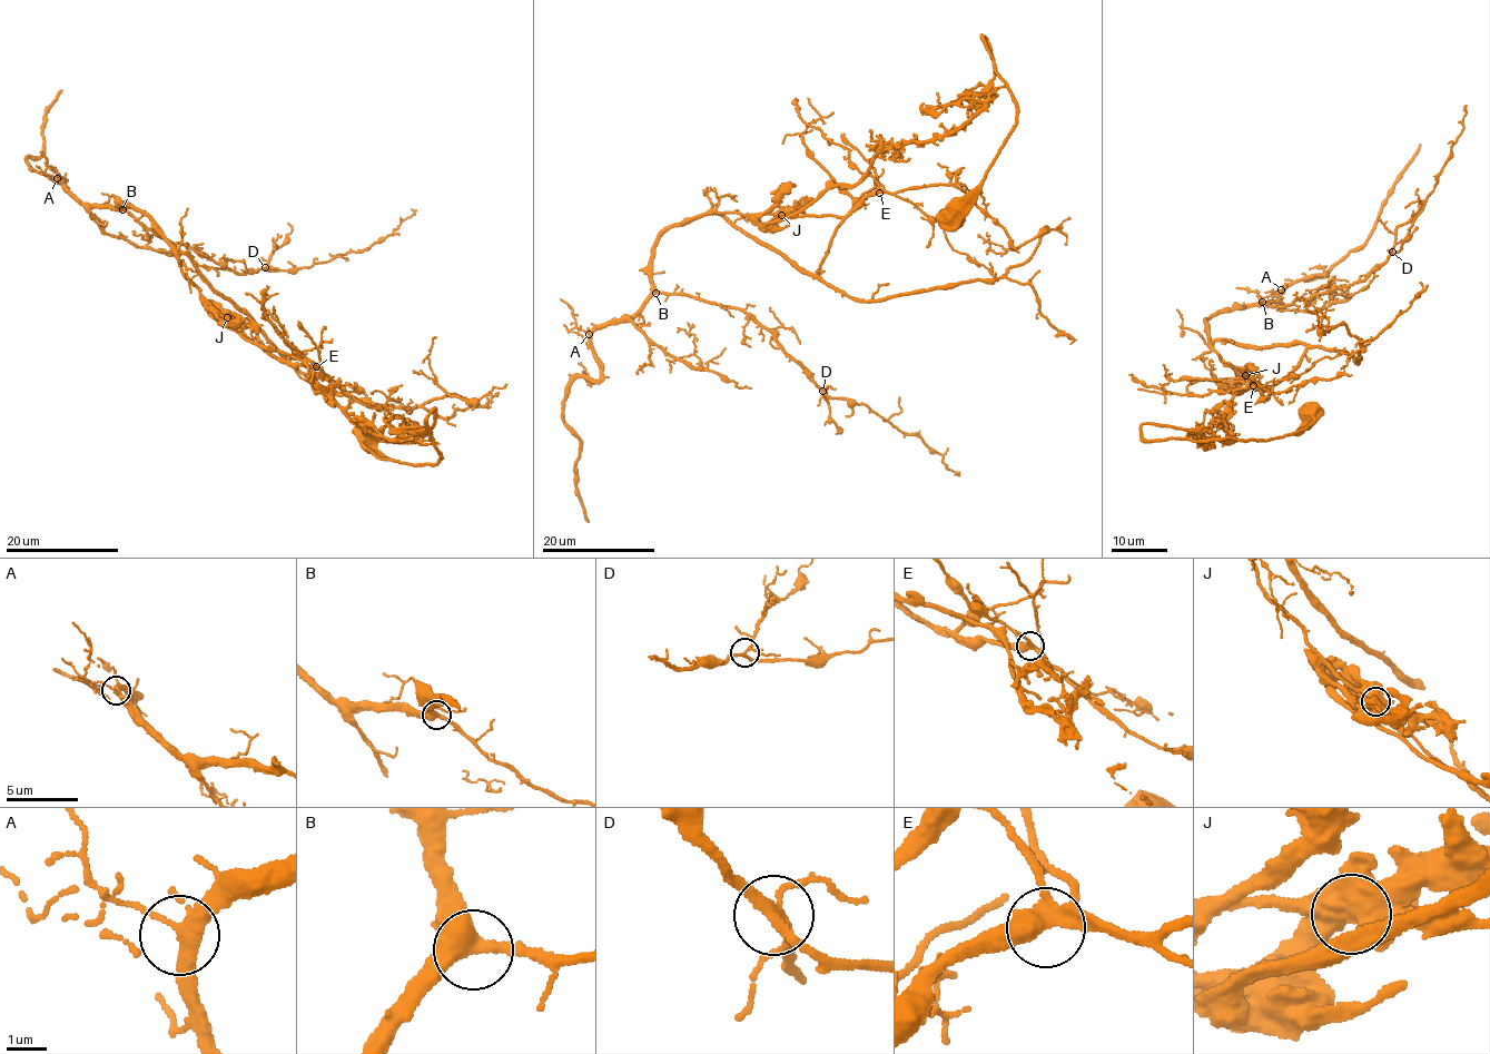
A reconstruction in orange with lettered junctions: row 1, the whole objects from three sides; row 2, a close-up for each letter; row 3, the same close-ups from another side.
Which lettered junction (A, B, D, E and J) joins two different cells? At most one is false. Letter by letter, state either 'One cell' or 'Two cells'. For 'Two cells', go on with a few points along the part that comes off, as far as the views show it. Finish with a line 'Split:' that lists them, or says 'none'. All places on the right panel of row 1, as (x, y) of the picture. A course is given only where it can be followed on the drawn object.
A: One cell
B: One cell
D: One cell
E: One cell
J: Two cells. Course of the part to remove: (1244, 375), (1212, 348), (1204, 321), (1264, 302), (1284, 306), (1377, 269), (1433, 190), (1464, 106)
Split: J

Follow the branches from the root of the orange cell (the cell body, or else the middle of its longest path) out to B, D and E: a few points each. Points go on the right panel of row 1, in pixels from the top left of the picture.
B: (1309, 411), (1301, 433), (1259, 441), (1142, 435), (1232, 442), (1223, 421), (1251, 384), (1204, 321), (1262, 302)
D: (1309, 411), (1259, 441), (1141, 429), (1232, 442), (1251, 384), (1204, 321), (1392, 252)
E: (1309, 411), (1301, 433), (1259, 441), (1142, 435), (1144, 423), (1230, 443), (1230, 400), (1253, 385)

